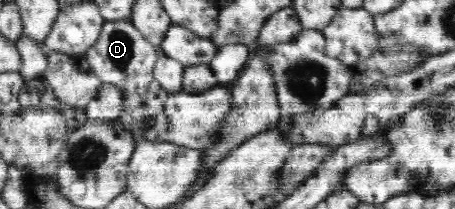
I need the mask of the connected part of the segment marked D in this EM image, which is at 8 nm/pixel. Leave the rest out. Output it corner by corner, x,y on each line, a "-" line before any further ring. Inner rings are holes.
105,21
100,37
83,54
91,70
103,83
116,85
122,92
124,111
118,121
136,139
151,127
154,119
162,114
162,111
165,111
169,97
153,76
153,69
158,59
157,50
132,22

